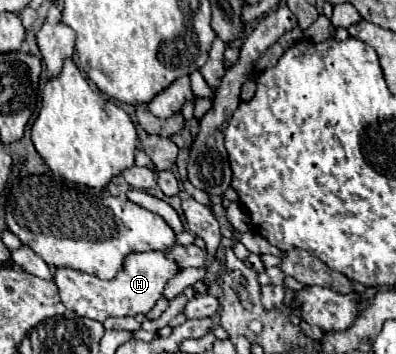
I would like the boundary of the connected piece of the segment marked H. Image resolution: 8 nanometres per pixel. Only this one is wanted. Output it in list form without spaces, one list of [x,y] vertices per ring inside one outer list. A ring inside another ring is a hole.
[[[140,252],[140,254],[130,254],[130,258],[126,258],[124,262],[124,268],[110,282],[84,274],[80,270],[70,270],[70,268],[56,268],[54,282],[68,310],[76,312],[78,316],[104,322],[110,316],[146,314],[148,310],[152,310],[156,300],[162,296],[166,282],[174,278],[176,274],[178,274],[178,266],[174,266],[174,262],[170,262],[170,258],[166,258],[164,254]]]

